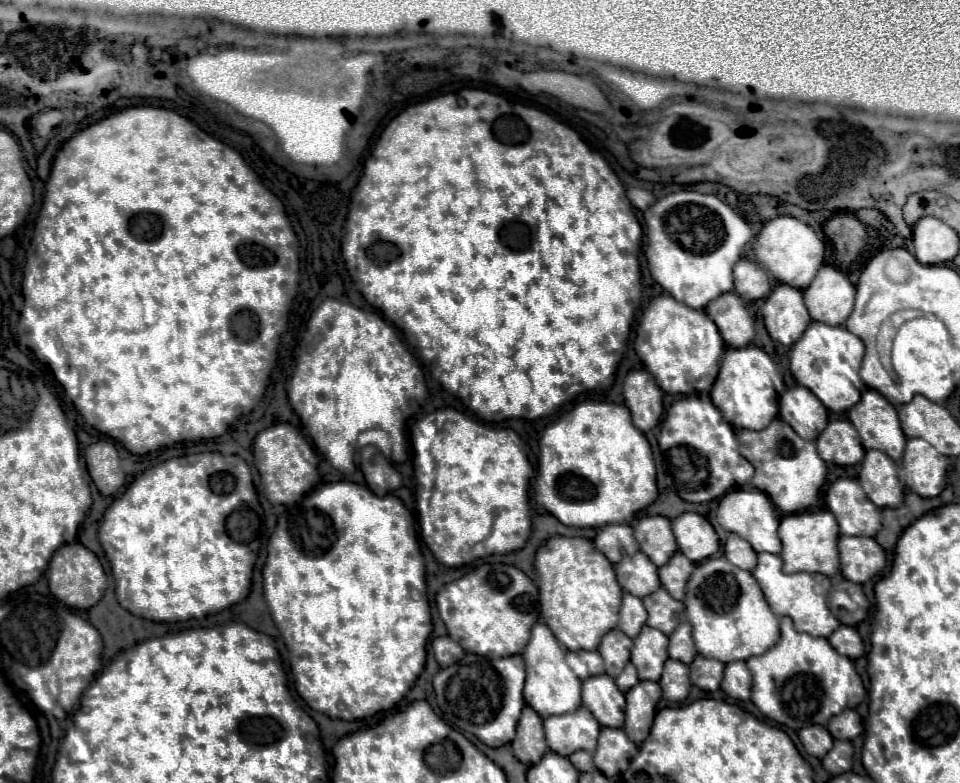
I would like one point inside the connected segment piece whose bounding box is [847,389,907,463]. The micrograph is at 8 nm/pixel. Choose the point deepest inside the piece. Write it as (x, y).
(876, 421)

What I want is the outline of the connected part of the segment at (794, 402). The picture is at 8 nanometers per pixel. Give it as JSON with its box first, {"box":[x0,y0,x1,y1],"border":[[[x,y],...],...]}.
{"box":[779,385,829,441],"border":[[[797,385],[781,395],[779,417],[787,421],[799,437],[815,441],[825,429],[829,413],[825,405],[821,405],[821,401],[809,393],[809,389]]]}

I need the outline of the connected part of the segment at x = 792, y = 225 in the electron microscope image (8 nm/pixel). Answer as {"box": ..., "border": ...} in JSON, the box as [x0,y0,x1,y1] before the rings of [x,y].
{"box":[753,215,825,289],"border":[[[779,215],[765,223],[765,227],[755,239],[753,251],[757,263],[763,269],[767,269],[781,283],[791,285],[795,289],[807,289],[825,259],[825,243],[817,237],[817,233],[803,221],[789,215]]]}

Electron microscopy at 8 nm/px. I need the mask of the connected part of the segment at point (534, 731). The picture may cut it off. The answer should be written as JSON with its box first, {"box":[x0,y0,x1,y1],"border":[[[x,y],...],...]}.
{"box":[513,707,547,765],"border":[[[525,707],[517,723],[513,755],[525,765],[535,765],[545,755],[545,751],[547,751],[547,743],[543,733],[543,719],[531,707]]]}

